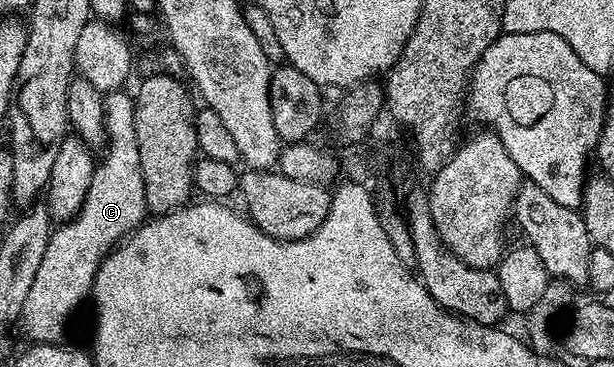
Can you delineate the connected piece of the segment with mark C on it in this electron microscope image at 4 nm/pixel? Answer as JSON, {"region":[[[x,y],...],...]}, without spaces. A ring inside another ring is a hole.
{"region":[[[125,89],[109,91],[104,97],[104,108],[106,109],[106,141],[104,151],[106,155],[101,155],[100,161],[95,165],[94,175],[92,176],[92,185],[88,188],[88,196],[84,196],[84,204],[80,208],[78,215],[71,222],[63,222],[51,233],[48,240],[48,248],[44,248],[44,260],[40,260],[40,269],[36,272],[36,280],[32,280],[32,289],[28,291],[28,300],[24,300],[20,326],[26,329],[26,334],[35,343],[41,344],[47,340],[53,339],[53,334],[58,334],[74,318],[74,313],[82,306],[82,301],[91,297],[94,288],[94,277],[98,275],[98,270],[102,266],[102,259],[118,245],[119,242],[130,237],[143,222],[147,221],[148,211],[146,209],[146,193],[144,192],[144,172],[140,172],[140,148],[136,144],[136,112],[134,111],[135,95],[126,94]]]}

